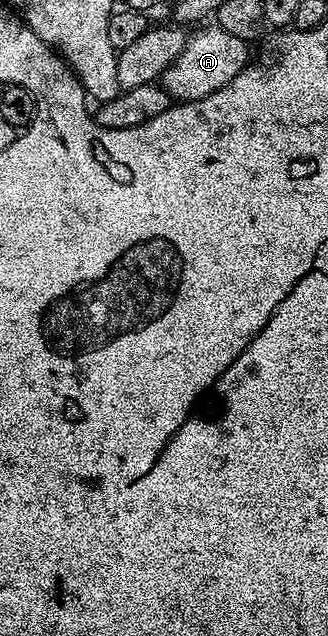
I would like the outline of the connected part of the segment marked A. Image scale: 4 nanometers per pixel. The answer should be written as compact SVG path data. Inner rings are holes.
M216 26L202 27L185 41L185 49L175 58L173 65L167 69L159 81L167 95L177 102L207 98L207 94L215 94L227 82L231 82L250 63L250 45L243 38L235 38L235 34L227 34L227 30Z

